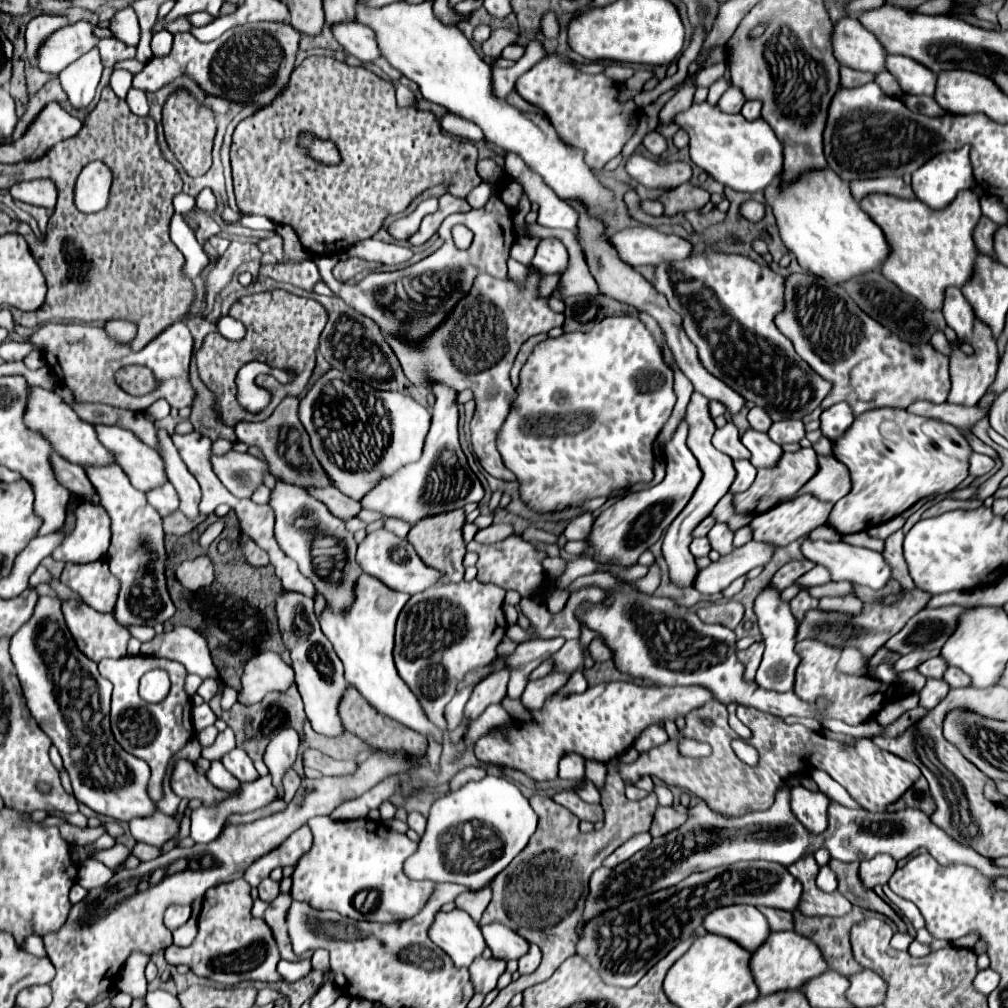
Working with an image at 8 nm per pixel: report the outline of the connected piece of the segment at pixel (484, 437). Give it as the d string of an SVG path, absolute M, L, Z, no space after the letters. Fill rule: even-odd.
M529 266L529 274L527 278L521 282L521 284L515 284L511 278L505 278L505 280L499 280L499 278L493 278L493 276L483 276L479 274L471 286L471 292L461 298L457 302L457 306L447 314L447 318L433 330L429 332L425 338L421 340L405 340L395 336L395 334L389 334L385 332L383 338L387 340L387 344L393 348L395 356L399 358L401 366L403 366L403 372L405 376L417 386L417 388L429 388L433 384L445 384L449 388L453 388L455 392L461 392L461 390L471 390L473 392L473 398L475 398L475 414L473 414L473 420L471 420L471 444L473 444L473 450L481 462L481 466L495 478L501 478L505 482L515 482L515 474L509 472L505 466L503 466L503 460L497 452L497 436L499 436L499 430L517 398L517 390L513 388L511 384L511 378L509 378L509 372L513 368L513 362L515 362L515 356L519 352L519 348L523 346L523 342L527 338L531 338L533 334L539 334L539 332L549 332L551 328L557 328L557 326L563 326L563 320L565 316L563 314L557 314L549 308L549 298L541 298L539 296L539 284L541 284L541 276Z

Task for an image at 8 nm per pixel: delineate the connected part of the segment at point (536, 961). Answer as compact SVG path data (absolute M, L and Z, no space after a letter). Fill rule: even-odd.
M529 944L529 952L519 958L519 972L521 974L535 972L539 964L541 964L541 950L537 944Z

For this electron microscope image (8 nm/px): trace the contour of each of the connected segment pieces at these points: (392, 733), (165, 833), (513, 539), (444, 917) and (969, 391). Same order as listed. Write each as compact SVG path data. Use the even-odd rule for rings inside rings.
M349 686L345 698L341 700L341 720L343 720L343 726L347 732L353 732L355 736L359 736L365 744L377 748L377 750L385 750L385 752L401 752L401 754L407 754L409 758L421 758L427 754L427 738L411 728L405 728L401 726L399 722L387 718L387 716L381 716L373 706L369 706L369 702L353 688Z
M186 798L181 800L177 817L157 812L157 814L153 814L153 818L133 818L129 822L131 836L137 842L145 842L145 844L151 844L151 846L163 846L180 829L183 813L187 809L188 803L189 800Z
M511 534L509 538L493 544L479 544L473 540L467 544L467 550L473 550L479 554L477 578L481 582L497 584L505 590L517 590L523 598L539 594L547 584L547 572L543 568L543 560L547 558L547 552L537 550L531 542L525 542L519 535Z
M457 908L447 914L437 914L429 930L429 938L449 954L455 968L469 968L471 962L487 948L479 924L467 912Z
M977 322L973 338L969 338L969 344L973 346L975 354L973 356L965 356L957 346L951 344L953 354L951 354L951 392L947 402L951 404L961 404L961 406L975 406L985 392L989 390L989 386L995 380L995 372L997 372L997 344L993 340L993 336L989 334L989 328L983 322Z

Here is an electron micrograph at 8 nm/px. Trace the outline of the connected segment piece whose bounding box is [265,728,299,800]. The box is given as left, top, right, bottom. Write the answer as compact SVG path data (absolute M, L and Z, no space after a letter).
M293 728L281 730L267 746L265 764L277 788L277 798L283 800L283 776L287 770L293 768L299 756L299 734Z

